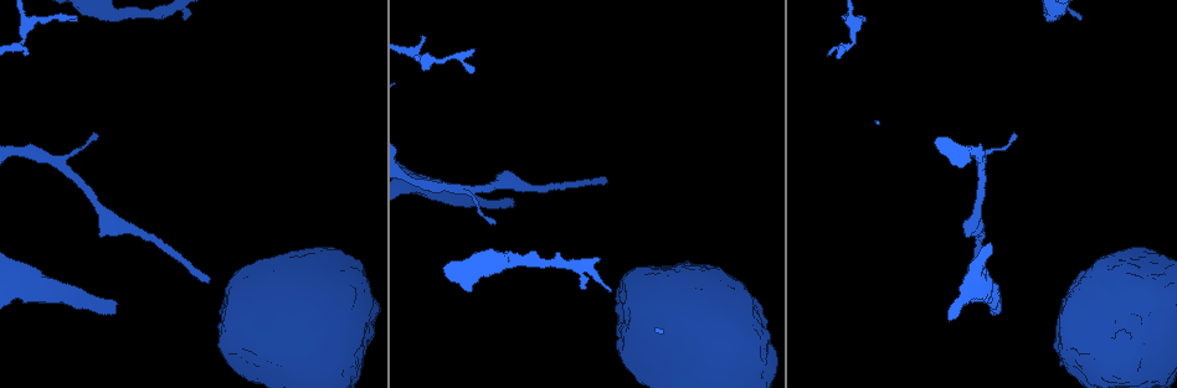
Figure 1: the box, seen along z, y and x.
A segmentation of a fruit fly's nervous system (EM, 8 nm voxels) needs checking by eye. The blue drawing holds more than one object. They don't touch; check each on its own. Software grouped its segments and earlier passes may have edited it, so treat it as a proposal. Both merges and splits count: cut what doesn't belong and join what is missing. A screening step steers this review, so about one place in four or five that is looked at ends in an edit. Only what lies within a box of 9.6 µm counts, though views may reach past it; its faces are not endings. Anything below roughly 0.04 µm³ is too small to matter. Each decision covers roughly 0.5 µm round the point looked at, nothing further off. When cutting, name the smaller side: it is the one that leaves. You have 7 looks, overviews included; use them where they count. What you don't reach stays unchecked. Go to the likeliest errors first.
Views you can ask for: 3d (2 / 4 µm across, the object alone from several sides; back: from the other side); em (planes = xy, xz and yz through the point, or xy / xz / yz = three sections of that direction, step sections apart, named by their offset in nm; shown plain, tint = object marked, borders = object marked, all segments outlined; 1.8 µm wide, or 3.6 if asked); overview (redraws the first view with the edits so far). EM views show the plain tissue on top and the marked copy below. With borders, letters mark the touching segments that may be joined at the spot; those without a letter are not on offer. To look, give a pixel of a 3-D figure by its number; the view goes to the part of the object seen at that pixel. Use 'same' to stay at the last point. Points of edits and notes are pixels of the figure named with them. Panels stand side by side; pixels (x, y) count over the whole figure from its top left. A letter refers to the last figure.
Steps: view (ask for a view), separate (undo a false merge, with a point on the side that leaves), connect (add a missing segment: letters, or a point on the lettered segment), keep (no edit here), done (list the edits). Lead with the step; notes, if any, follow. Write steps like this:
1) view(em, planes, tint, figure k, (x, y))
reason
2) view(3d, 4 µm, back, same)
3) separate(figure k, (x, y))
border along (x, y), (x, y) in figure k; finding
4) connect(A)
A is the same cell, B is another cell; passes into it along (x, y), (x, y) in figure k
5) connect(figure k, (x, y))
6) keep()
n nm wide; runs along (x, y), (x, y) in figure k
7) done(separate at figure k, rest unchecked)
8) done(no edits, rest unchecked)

view(em, yz, step 16, borders, figure 1, (116, 303))
free end

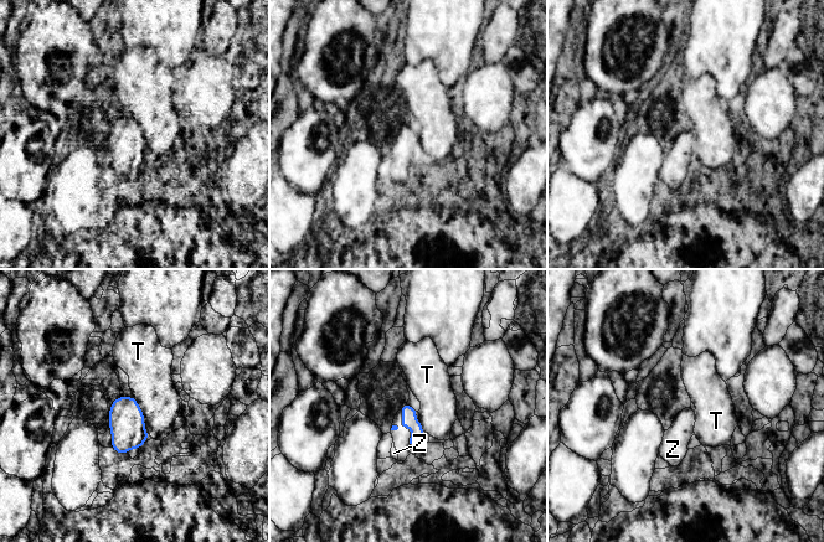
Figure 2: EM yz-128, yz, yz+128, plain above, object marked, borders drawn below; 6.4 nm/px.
view(em, planes, borders, same)

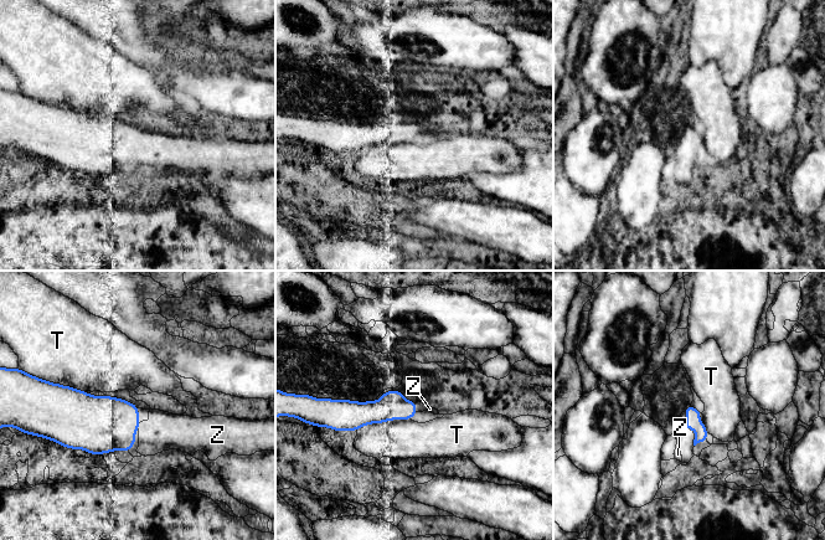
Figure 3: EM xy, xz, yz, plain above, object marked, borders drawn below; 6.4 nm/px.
connect(Z)
Z is the same cell, T is another cell; passes into it along (99, 425), (138, 426), (163, 431) in figure 3; the cell continues

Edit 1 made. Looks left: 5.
view(em, planes, borders, figure 1, (206, 281))
long arm stops here

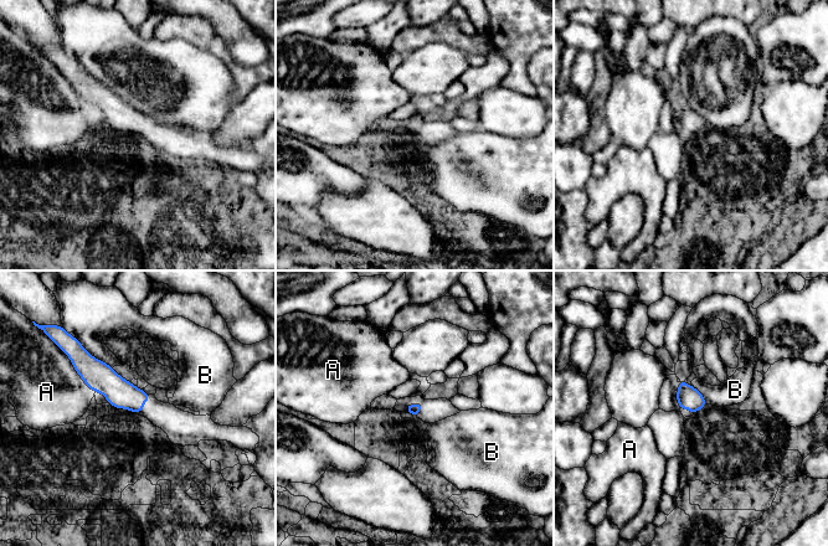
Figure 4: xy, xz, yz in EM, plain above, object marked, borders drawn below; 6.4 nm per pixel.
keep()
A and B are other cells; border along (81, 344), (96, 359) in figure 4; no lettered segment goes on from it

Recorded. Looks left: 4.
view(3d, 4 µm, back, figure 1, (26, 286))
three arms meet

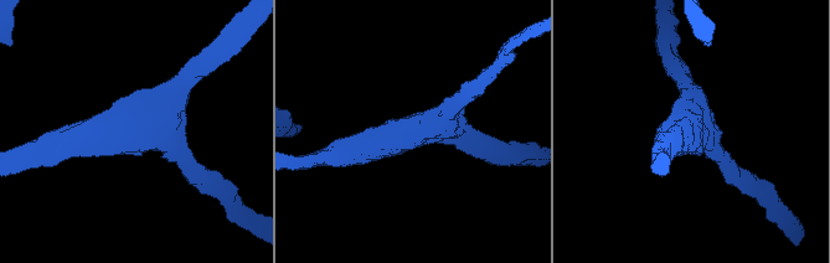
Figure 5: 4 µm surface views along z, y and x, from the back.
view(em, planes, borders, figure 5, (694, 132))
3 arms; arms of 260, 300, 400 nm; shape alone is not enough

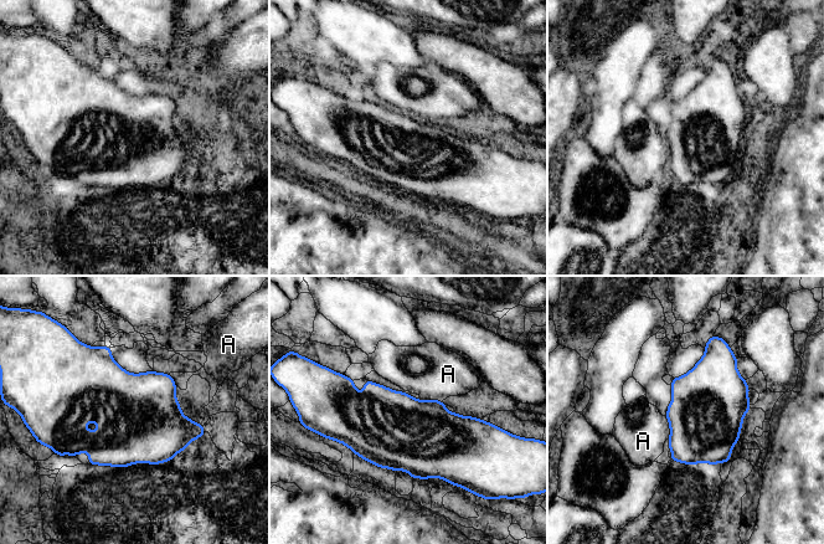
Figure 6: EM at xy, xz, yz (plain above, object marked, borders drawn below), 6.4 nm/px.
keep()
A is another cell; border along (665, 415), (669, 422), (669, 439) in figure 6; one cell here

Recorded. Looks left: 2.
done(connect at figure 3, rest unchecked)

